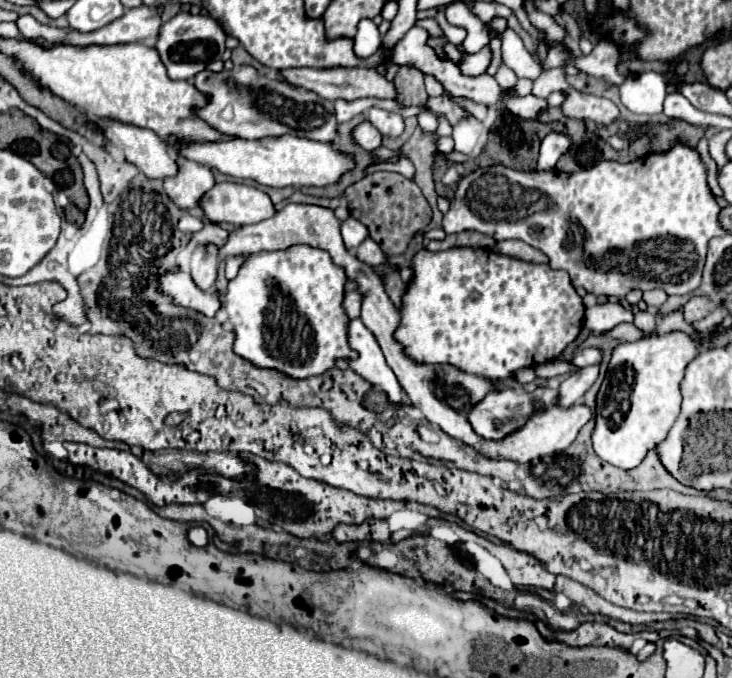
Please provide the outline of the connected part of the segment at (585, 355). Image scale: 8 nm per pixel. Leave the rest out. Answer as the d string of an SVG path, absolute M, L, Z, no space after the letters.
M584 348L584 350L580 350L580 352L574 354L572 362L574 362L578 368L592 366L592 364L600 364L600 362L602 362L602 350L600 350L600 348Z

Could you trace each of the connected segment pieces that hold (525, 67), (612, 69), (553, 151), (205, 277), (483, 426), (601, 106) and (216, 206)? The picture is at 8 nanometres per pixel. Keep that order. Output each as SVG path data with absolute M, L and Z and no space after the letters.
M506 28L500 32L501 54L504 63L518 74L518 78L530 78L536 80L542 74L540 62L528 52L522 40L512 28Z
M600 40L590 56L576 58L576 68L586 72L588 76L602 78L606 82L612 82L616 86L624 84L624 76L616 72L616 63L619 62L620 50L610 40Z
M548 132L548 136L542 140L540 156L538 156L538 170L554 170L556 162L564 152L570 148L570 138L562 132Z
M200 244L192 258L190 258L190 270L194 282L202 290L210 290L214 286L216 274L218 274L218 256L216 256L216 246L214 244Z
M504 388L500 392L490 392L468 414L468 422L472 424L476 434L490 440L500 440L512 430L520 428L534 410L544 408L542 392L544 390L526 394L520 388Z
M568 88L568 96L564 100L564 104L560 106L562 114L568 118L578 118L578 120L592 120L598 126L610 124L616 118L620 118L620 112L616 108L616 104L612 104L610 100L602 98L602 96L594 96L594 94L582 94L574 88Z
M238 182L216 184L200 198L200 208L210 222L228 222L234 226L258 224L276 214L266 192Z

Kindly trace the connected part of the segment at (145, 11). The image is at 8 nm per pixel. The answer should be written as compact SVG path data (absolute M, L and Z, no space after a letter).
M140 6L140 8L132 8L126 10L124 16L120 16L120 20L114 20L112 24L96 30L96 32L76 32L76 30L64 30L64 28L54 28L54 26L44 26L40 22L36 22L32 16L24 14L18 18L18 28L22 32L22 36L26 38L46 38L52 44L68 44L68 46L76 46L76 48L86 48L86 46L114 46L114 44L130 44L130 42L154 42L160 30L160 10L158 8L148 8L148 6Z

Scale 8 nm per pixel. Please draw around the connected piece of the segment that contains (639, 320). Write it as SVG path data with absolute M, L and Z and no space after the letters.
M638 310L638 312L634 314L634 326L640 328L642 332L646 332L646 334L652 334L652 330L654 330L654 326L656 326L656 318L654 318L654 314L650 314L648 310Z

